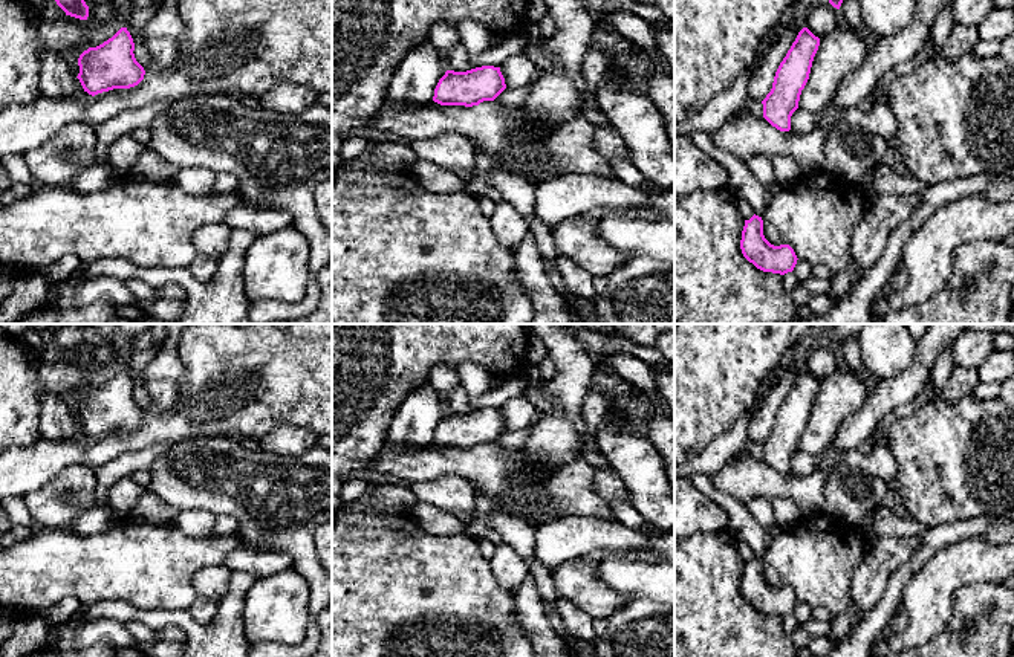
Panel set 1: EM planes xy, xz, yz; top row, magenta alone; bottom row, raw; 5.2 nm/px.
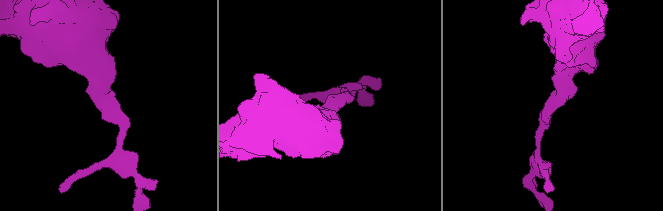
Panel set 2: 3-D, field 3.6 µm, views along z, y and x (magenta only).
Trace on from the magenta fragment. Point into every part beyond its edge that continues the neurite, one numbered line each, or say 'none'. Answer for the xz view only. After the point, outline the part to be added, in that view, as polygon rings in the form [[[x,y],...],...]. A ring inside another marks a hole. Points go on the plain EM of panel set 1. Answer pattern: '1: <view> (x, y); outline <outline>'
none

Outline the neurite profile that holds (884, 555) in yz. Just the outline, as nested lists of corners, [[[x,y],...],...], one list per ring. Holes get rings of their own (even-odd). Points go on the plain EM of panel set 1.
[[[879,536],[870,539],[866,558],[853,571],[852,600],[856,604],[856,623],[879,602],[890,576],[921,547],[919,536]]]

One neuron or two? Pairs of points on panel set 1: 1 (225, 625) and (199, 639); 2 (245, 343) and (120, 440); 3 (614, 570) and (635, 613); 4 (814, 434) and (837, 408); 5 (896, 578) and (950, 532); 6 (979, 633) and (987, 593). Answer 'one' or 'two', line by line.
1: one
2: one
3: two
4: one
5: one
6: one

